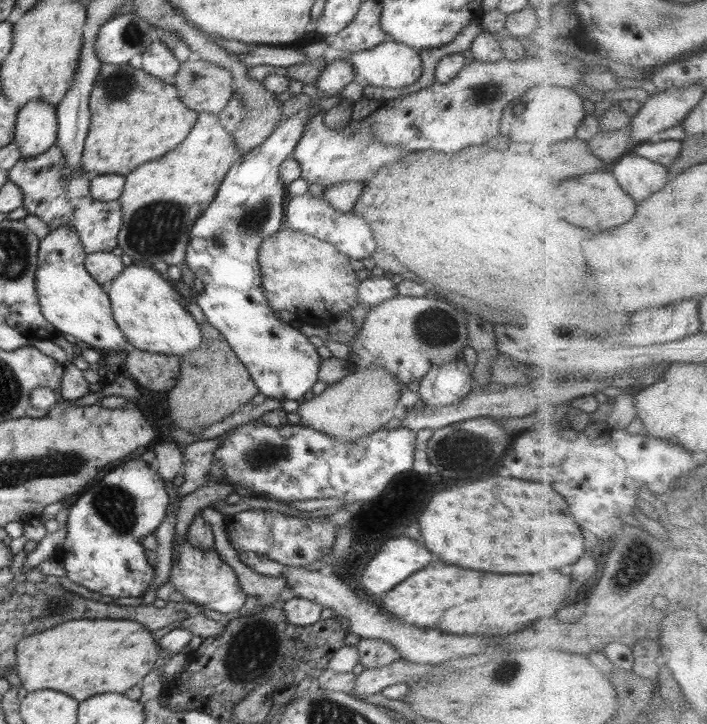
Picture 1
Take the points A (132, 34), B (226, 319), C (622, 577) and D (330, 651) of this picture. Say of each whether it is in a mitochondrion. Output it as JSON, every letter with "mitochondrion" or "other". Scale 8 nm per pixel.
{"A":"mitochondrion","B":"other","C":"mitochondrion","D":"other"}

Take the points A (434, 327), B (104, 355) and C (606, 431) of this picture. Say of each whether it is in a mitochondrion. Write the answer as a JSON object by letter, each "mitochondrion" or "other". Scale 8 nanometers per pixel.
{"A":"mitochondrion","B":"other","C":"other"}

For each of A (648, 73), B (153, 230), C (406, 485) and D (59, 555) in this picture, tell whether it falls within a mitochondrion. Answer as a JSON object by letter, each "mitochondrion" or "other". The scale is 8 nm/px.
{"A":"other","B":"mitochondrion","C":"other","D":"other"}

